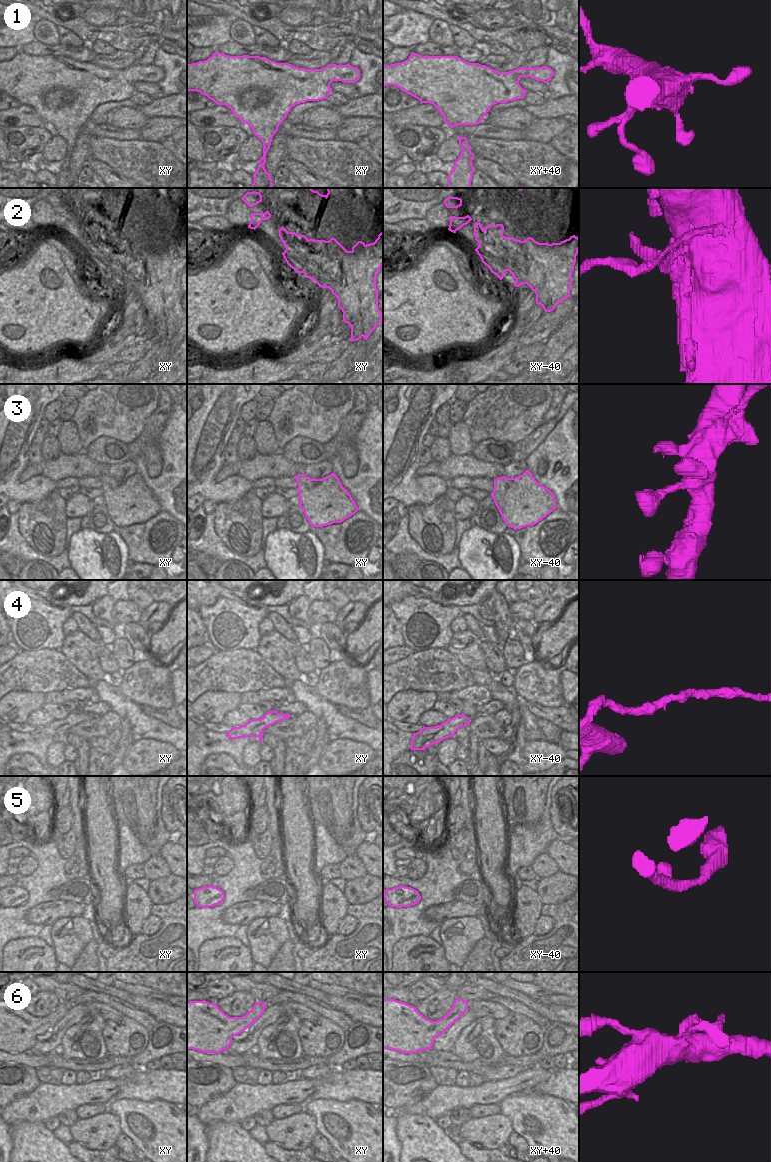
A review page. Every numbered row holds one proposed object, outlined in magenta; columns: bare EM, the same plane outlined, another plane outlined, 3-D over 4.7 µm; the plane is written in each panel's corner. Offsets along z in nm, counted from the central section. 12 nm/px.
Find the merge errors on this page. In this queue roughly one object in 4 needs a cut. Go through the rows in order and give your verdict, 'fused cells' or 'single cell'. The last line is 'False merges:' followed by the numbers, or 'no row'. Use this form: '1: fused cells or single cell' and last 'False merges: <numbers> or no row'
1: single cell
2: fused cells
3: single cell
4: fused cells
5: single cell
6: single cell
False merges: 2, 4

